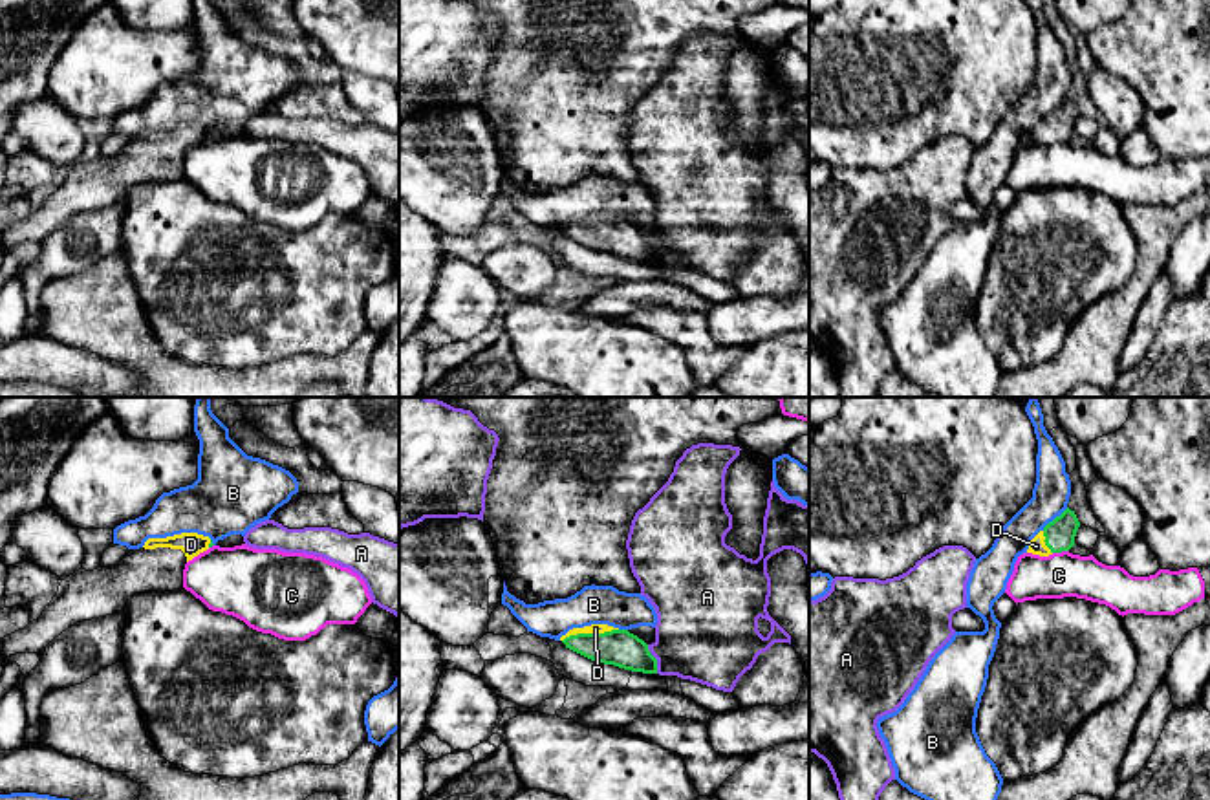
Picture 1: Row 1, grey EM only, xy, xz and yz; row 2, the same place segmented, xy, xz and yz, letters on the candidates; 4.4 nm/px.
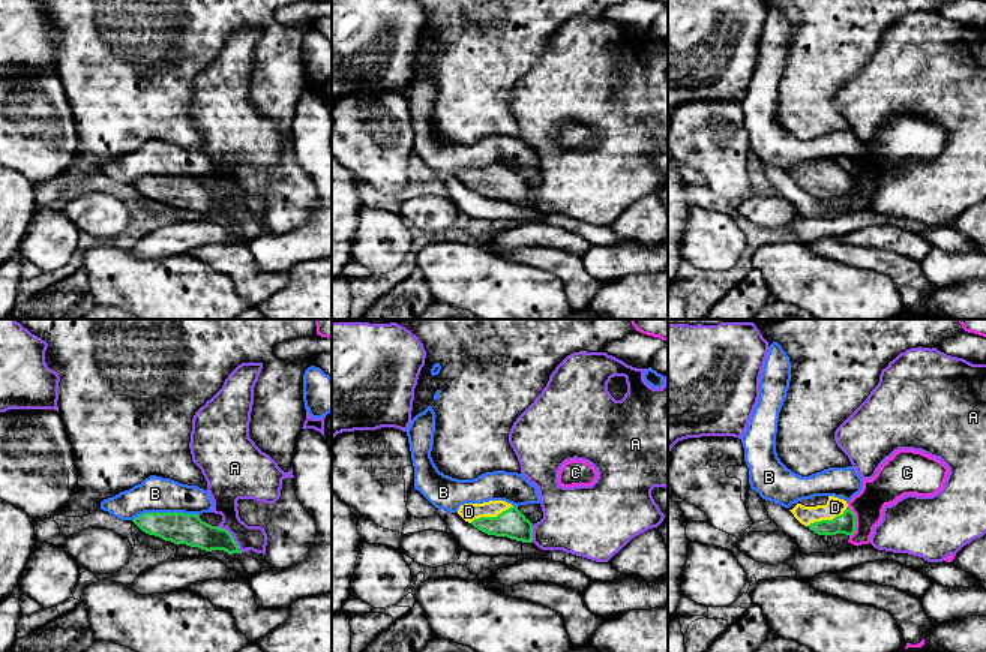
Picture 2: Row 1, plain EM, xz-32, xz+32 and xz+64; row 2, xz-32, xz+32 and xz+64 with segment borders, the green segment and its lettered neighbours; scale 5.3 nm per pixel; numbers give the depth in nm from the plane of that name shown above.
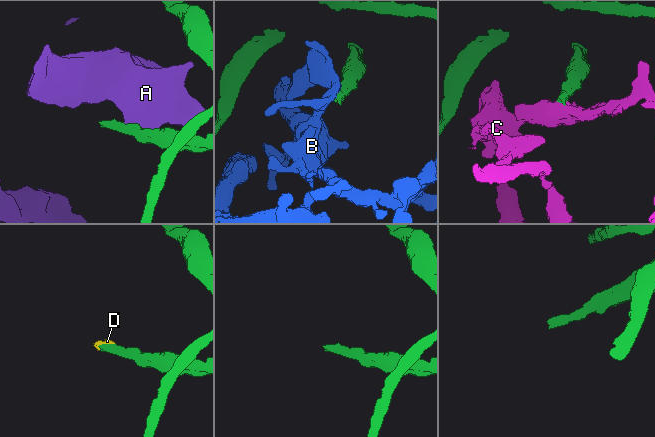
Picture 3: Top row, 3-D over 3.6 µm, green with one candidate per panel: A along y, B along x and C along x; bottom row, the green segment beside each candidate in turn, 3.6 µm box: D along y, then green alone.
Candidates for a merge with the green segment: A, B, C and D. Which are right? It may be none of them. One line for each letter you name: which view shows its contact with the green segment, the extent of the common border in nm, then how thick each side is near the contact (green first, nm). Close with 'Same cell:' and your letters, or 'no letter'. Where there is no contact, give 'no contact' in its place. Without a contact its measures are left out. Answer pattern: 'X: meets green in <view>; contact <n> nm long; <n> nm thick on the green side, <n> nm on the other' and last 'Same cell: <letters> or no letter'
D: meets green in xz; contact 260 nm long; 160 nm thick on the green side, 50 nm on the other
Same cell: D

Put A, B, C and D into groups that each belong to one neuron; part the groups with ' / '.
A / B / C / D

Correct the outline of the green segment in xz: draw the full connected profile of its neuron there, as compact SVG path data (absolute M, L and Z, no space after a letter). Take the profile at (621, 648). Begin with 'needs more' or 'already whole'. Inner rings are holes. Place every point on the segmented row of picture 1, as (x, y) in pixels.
needs more | M608 624L573 628L560 637L566 648L604 665L632 672L657 674L657 659L648 644L628 630Z

